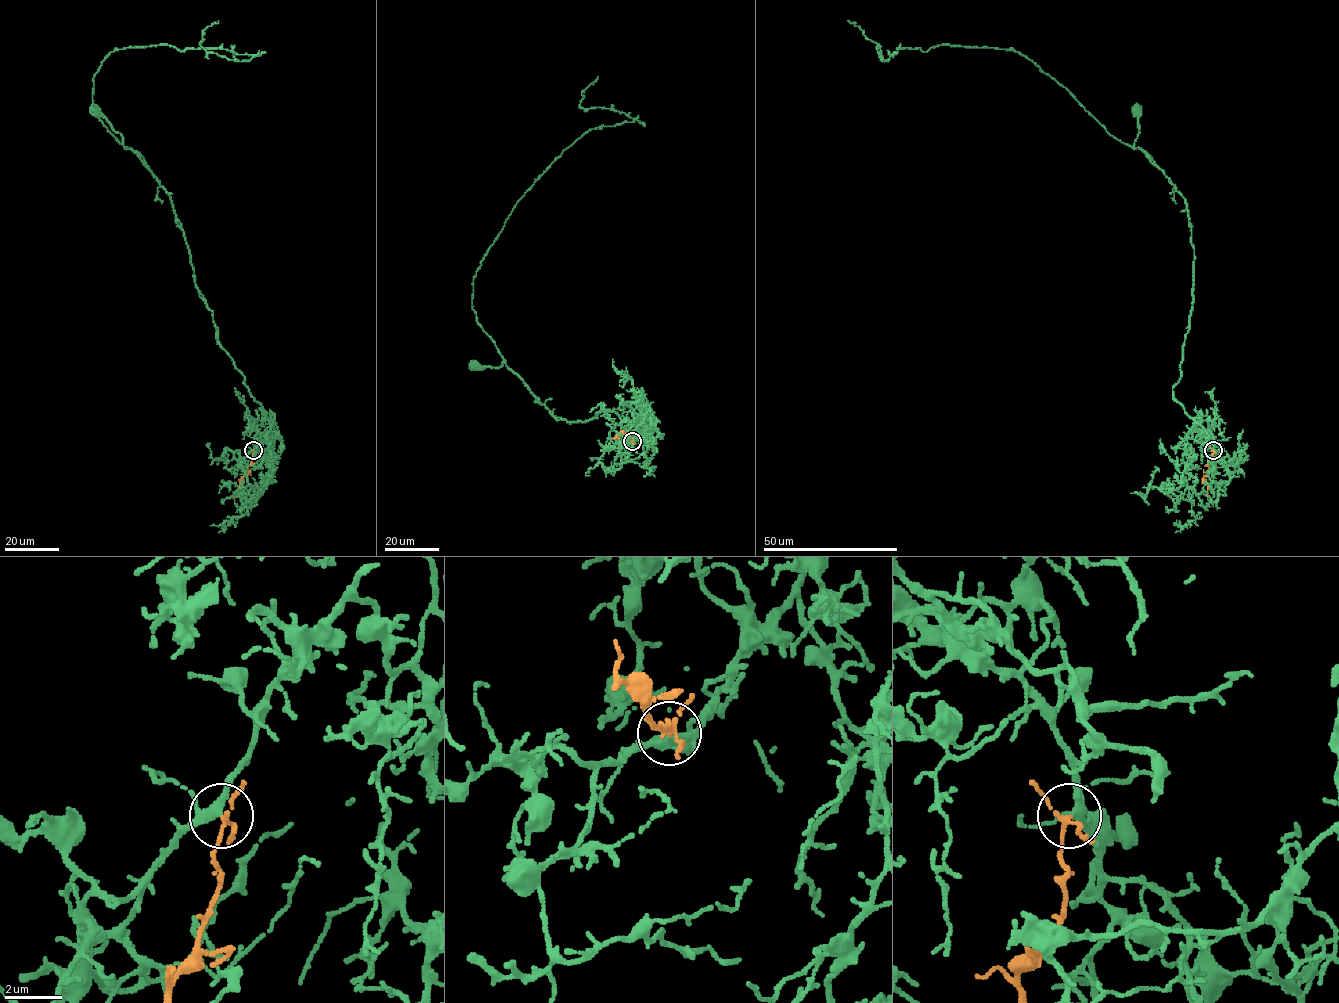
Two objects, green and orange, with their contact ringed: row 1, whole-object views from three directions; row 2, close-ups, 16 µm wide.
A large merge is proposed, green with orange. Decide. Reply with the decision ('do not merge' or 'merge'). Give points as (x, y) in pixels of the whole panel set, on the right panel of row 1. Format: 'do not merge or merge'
merge

